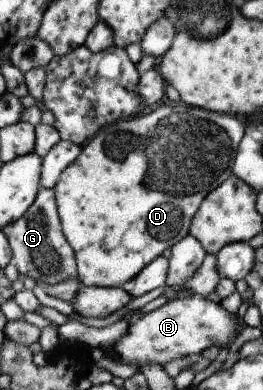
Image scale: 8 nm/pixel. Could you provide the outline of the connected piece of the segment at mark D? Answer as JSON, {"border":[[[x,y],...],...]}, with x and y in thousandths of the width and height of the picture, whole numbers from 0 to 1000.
{"border":[[[616,262],[586,277],[563,277],[540,292],[445,308],[395,321],[361,336],[354,356],[338,356],[308,379],[300,397],[240,431],[205,474],[205,513],[213,544],[236,582],[236,603],[281,644],[289,664],[293,718],[316,733],[354,736],[464,736],[479,721],[513,710],[578,664],[605,656],[627,638],[646,638],[719,603],[719,574],[749,541],[772,505],[821,477],[833,477],[863,454],[878,451],[878,405],[894,405],[897,379],[920,356],[924,321],[897,310],[894,297],[821,287],[795,287],[760,277],[707,272],[692,264],[658,267]]]}

